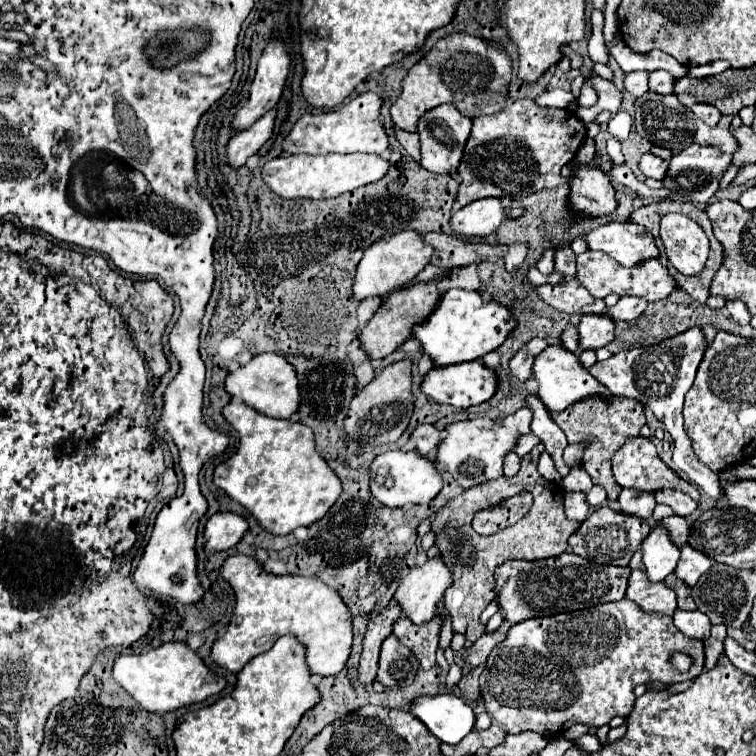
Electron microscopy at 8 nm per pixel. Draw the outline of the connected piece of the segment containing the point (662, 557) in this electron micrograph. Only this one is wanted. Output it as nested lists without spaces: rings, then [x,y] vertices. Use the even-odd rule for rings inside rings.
[[[655,527],[643,541],[643,563],[651,581],[663,581],[675,571],[679,561],[679,547],[671,543],[665,527]]]

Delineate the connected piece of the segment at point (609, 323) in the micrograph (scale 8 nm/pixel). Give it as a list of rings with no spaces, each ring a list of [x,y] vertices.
[[[583,315],[577,329],[581,335],[581,349],[605,347],[615,337],[615,321],[609,315]]]

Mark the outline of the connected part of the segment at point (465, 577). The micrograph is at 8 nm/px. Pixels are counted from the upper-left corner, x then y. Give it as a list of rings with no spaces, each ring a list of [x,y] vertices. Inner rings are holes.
[[[543,443],[535,445],[531,453],[521,459],[521,469],[513,479],[499,477],[497,481],[481,483],[467,489],[461,497],[453,499],[449,505],[437,511],[437,517],[431,521],[431,529],[437,533],[435,543],[439,545],[447,567],[453,571],[453,587],[447,589],[443,603],[451,615],[453,633],[463,635],[469,643],[475,643],[485,633],[485,625],[479,621],[479,615],[493,599],[497,599],[495,567],[513,559],[535,561],[545,557],[557,557],[567,551],[569,535],[575,533],[575,529],[579,529],[579,523],[569,521],[565,517],[563,487],[547,481],[537,471],[537,461],[543,451]],[[523,491],[529,491],[533,495],[533,507],[519,523],[507,527],[505,531],[497,531],[491,537],[483,537],[473,531],[471,521],[479,509],[499,505],[503,503],[503,499],[509,499],[511,495],[519,495]]]

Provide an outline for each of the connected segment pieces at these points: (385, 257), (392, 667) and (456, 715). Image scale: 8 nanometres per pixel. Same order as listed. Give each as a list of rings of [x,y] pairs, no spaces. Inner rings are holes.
[[[401,231],[395,235],[385,235],[383,239],[367,247],[363,259],[359,261],[353,283],[353,297],[357,301],[363,301],[373,295],[387,297],[391,291],[409,285],[417,277],[417,273],[423,271],[423,267],[429,263],[431,255],[433,255],[433,247],[427,245],[417,231]]]
[[[389,635],[383,641],[377,681],[385,687],[411,685],[417,669],[419,661],[415,659],[415,655],[411,655],[411,651],[407,651],[407,647],[403,647],[399,639],[395,639],[395,635]]]
[[[443,693],[443,695],[435,695],[435,697],[419,697],[413,701],[413,705],[409,707],[409,711],[425,723],[425,727],[439,739],[439,735],[445,733],[445,739],[451,739],[451,745],[459,743],[475,725],[475,713],[473,709],[461,699],[461,697],[455,697],[453,693]]]

